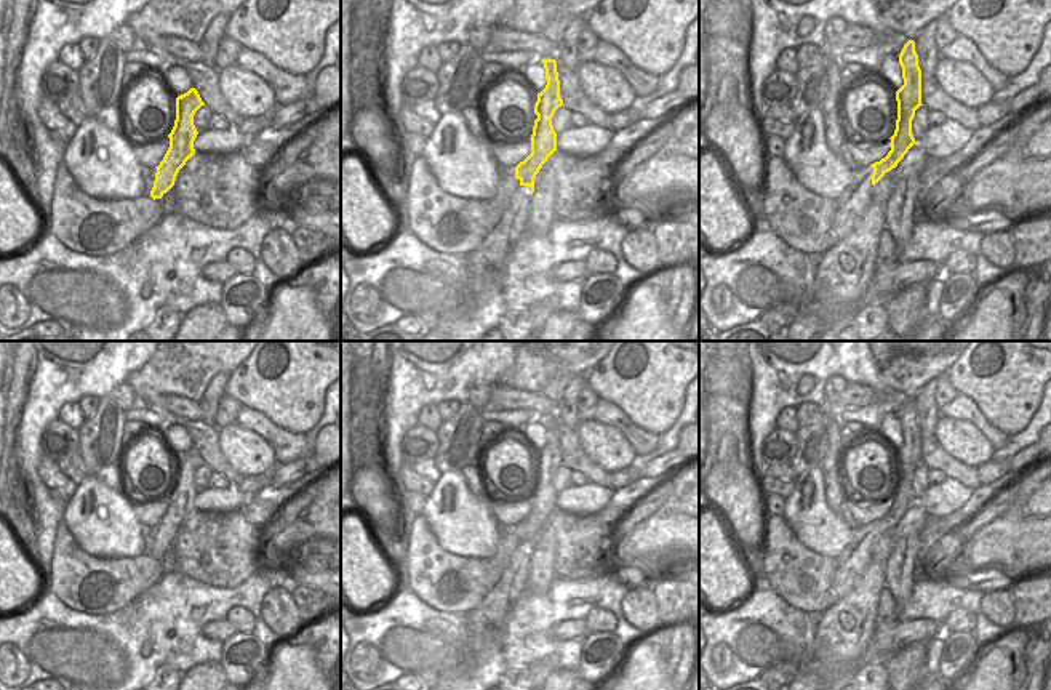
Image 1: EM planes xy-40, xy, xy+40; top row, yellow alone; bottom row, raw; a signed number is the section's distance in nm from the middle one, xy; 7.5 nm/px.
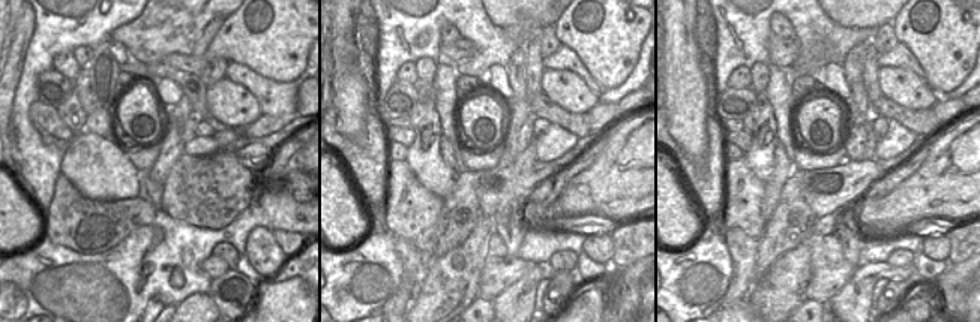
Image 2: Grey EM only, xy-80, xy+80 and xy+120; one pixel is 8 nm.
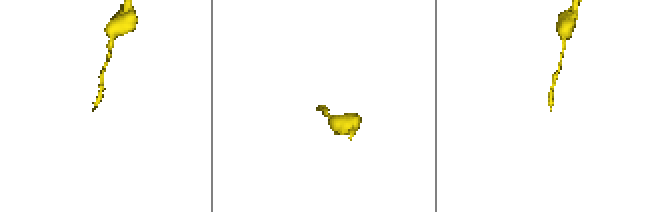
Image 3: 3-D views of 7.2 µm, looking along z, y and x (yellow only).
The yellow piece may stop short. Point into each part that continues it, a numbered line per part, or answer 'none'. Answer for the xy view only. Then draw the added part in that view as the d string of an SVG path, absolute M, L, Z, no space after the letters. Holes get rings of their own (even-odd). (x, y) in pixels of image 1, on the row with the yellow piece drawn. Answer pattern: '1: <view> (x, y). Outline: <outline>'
1: xy (487, 260). Outline: M520 186L510 197L501 221L488 232L482 245L462 256L469 271L483 279L501 280L502 266L514 243L528 231L528 203L531 187Z

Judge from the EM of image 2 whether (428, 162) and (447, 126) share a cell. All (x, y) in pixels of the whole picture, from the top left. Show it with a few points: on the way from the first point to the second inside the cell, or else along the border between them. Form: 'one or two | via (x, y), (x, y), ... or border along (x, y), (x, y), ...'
two | border along (434, 108), (443, 134)

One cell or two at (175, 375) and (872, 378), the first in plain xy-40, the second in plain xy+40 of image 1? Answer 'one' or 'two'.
two

